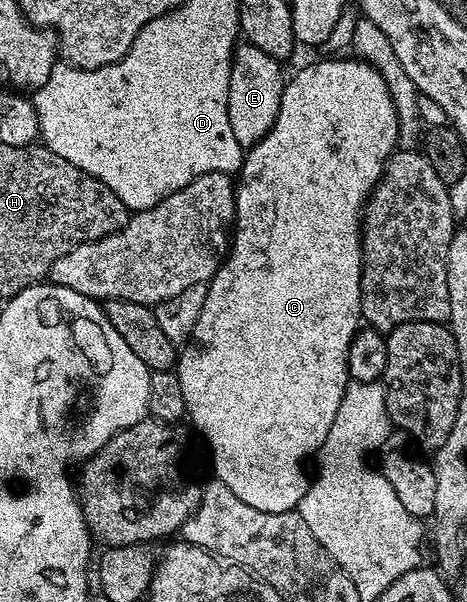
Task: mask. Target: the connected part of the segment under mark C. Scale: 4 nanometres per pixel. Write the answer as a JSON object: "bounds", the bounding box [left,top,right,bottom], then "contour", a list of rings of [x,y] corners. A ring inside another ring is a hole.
{"bounds":[175,56,398,513],"contour":[[[353,56],[348,57],[313,62],[310,66],[303,67],[293,79],[290,77],[282,92],[282,102],[279,104],[273,127],[257,143],[244,151],[239,181],[235,186],[235,229],[231,234],[229,248],[224,262],[206,285],[205,298],[202,300],[198,319],[195,320],[191,340],[184,343],[175,363],[179,384],[183,384],[183,400],[188,421],[193,421],[192,429],[197,429],[205,437],[205,442],[213,453],[216,481],[226,485],[244,504],[249,504],[261,512],[287,513],[300,507],[303,496],[309,491],[311,481],[310,475],[305,475],[305,466],[301,461],[308,454],[309,457],[316,455],[323,440],[327,440],[331,420],[335,420],[335,412],[339,412],[339,400],[343,400],[343,392],[351,381],[347,368],[347,352],[362,321],[361,216],[365,199],[381,178],[386,160],[398,149],[395,104],[391,104],[391,92],[387,92],[383,76],[379,76],[379,72],[371,68],[371,64]]]}

